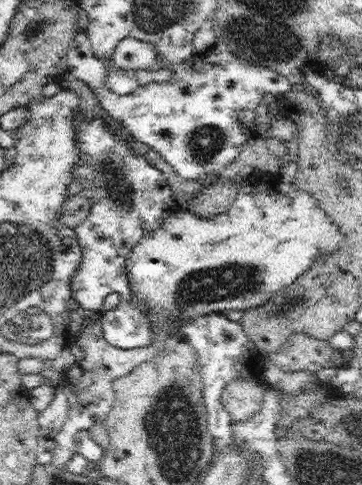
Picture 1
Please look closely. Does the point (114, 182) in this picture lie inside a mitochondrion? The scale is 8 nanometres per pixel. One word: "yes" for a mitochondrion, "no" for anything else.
yes

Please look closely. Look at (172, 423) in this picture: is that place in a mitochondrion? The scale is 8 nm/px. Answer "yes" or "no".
yes

